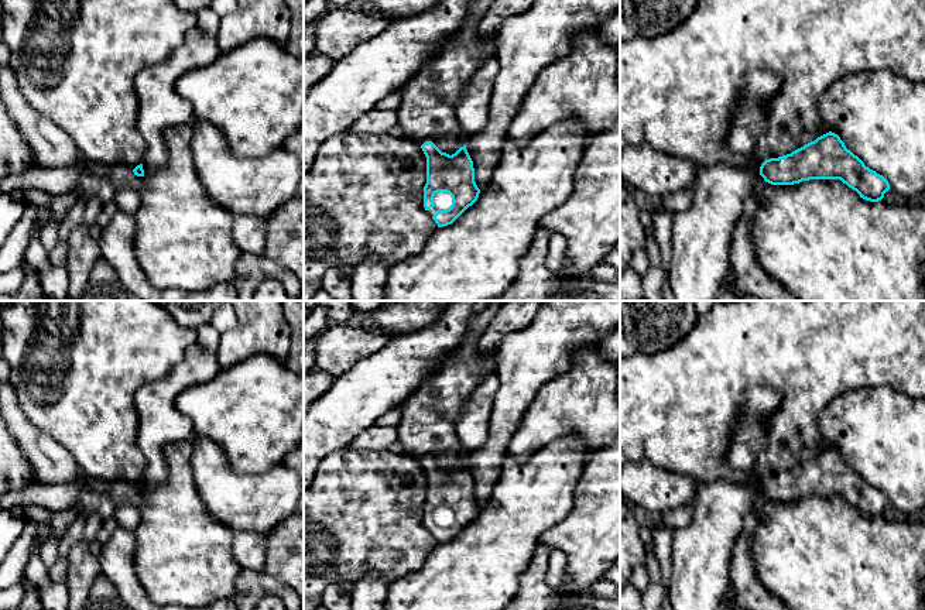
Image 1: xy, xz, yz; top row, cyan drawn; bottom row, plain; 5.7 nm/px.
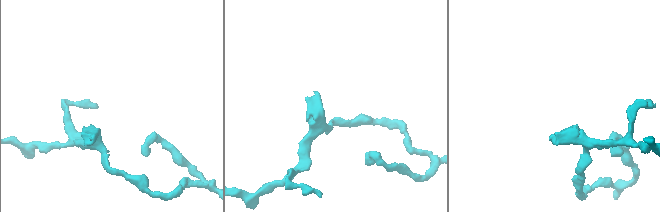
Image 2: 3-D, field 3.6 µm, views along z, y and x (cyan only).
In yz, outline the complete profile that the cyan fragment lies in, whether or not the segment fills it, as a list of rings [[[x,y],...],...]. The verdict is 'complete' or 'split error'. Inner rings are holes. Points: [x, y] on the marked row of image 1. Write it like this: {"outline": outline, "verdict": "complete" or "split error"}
{"outline": [[[832,131],[791,154],[765,160],[760,175],[771,185],[794,185],[809,179],[840,179],[860,198],[878,202],[890,189],[888,181],[864,165]]], "verdict": "complete"}

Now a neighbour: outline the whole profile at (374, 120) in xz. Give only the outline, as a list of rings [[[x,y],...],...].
[[[371,109],[354,121],[352,131],[388,131],[398,124],[397,112]]]

